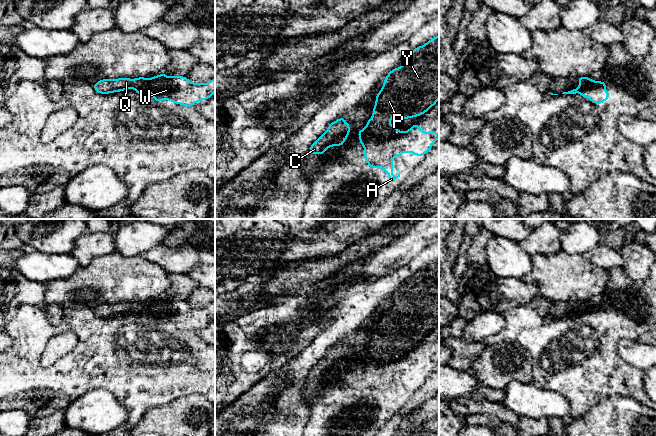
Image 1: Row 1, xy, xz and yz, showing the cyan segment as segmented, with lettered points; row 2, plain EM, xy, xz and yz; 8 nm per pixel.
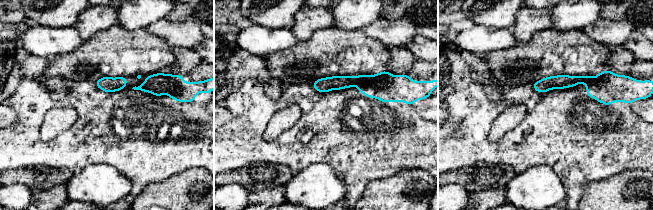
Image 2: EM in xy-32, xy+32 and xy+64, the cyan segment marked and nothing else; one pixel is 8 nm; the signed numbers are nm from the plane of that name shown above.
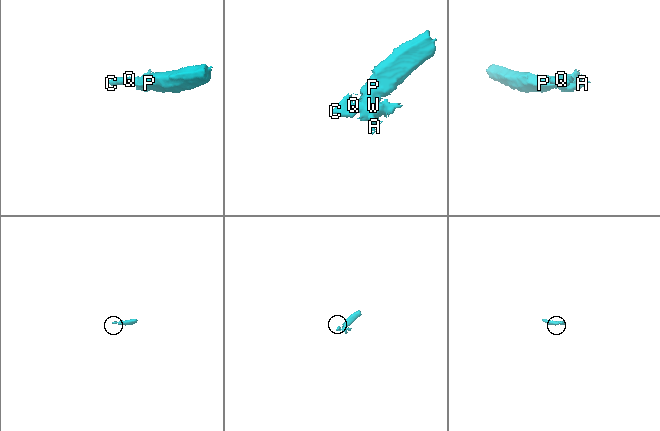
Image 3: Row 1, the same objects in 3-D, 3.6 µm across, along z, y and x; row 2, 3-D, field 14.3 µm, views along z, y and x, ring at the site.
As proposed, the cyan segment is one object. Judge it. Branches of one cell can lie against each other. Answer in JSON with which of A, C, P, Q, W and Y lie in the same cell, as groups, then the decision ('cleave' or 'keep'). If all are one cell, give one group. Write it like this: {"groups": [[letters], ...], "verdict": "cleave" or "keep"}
{"groups": [["A", "C", "P", "Q", "W", "Y"]], "verdict": "keep"}

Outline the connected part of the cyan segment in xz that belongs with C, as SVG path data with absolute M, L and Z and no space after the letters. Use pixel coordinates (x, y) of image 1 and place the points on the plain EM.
M341 340L338 344L330 347L329 351L316 366L312 367L308 377L324 379L327 372L330 370L338 370L344 368L345 363L349 361L350 349Z

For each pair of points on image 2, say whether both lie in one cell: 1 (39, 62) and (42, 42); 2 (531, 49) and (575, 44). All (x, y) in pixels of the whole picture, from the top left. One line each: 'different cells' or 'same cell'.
1: different cells
2: same cell

